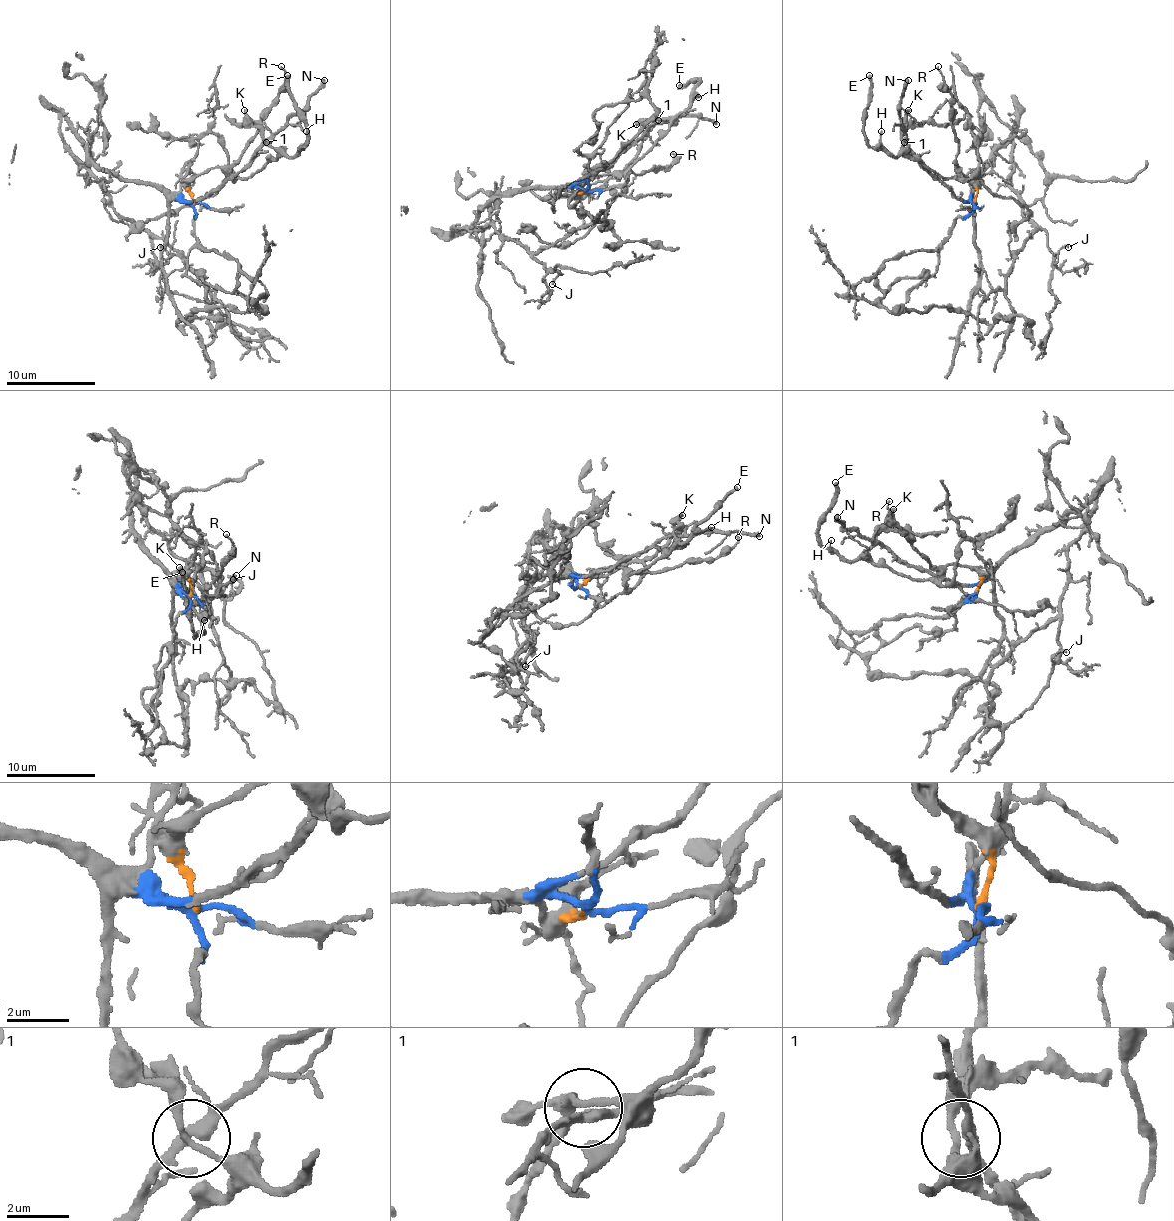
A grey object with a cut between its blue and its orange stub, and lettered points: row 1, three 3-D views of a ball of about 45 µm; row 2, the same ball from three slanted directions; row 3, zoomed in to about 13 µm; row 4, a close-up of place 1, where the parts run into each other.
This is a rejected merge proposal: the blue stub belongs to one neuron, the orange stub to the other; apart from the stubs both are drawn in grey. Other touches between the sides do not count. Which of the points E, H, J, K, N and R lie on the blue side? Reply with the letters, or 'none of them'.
J, N

